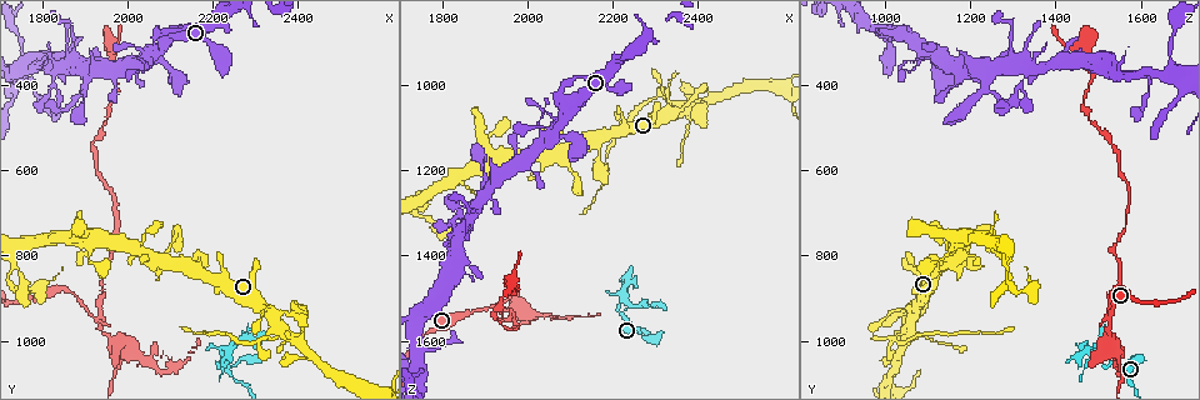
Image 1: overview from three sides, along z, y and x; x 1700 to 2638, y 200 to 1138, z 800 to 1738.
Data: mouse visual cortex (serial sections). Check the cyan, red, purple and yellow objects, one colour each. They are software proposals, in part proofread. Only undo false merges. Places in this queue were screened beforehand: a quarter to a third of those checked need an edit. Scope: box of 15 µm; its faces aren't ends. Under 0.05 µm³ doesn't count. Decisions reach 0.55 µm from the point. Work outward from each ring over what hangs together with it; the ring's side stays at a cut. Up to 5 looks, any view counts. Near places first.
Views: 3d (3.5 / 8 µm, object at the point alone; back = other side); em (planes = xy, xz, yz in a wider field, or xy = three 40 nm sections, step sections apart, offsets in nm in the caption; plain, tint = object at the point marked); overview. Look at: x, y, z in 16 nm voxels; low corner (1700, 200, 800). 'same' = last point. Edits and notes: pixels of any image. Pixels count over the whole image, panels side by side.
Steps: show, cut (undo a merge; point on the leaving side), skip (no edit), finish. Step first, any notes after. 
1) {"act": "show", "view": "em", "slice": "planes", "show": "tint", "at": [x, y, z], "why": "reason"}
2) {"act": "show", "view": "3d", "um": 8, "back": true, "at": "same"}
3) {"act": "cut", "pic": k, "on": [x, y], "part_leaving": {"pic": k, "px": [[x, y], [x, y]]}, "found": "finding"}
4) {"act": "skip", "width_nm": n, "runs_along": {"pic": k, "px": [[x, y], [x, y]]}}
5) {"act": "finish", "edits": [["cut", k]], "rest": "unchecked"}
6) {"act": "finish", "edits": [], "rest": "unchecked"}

{"act": "show", "view": "3d", "um": 3.5, "at": [2315, 995, 1025], "why": "a fork"}

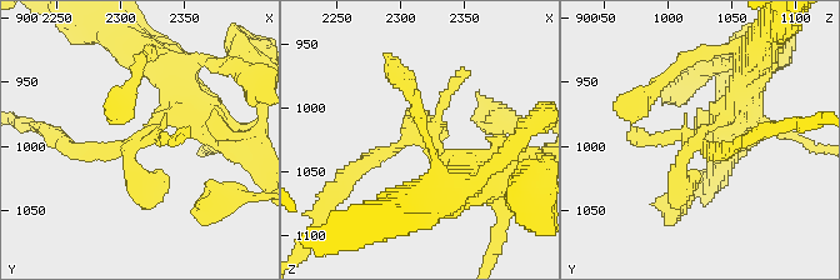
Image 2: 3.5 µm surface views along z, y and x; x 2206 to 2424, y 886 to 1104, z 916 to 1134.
{"act": "show", "view": "em", "slice": "planes", "show": "tint", "at": [2310, 996, 1022], "why": "need the tissue"}

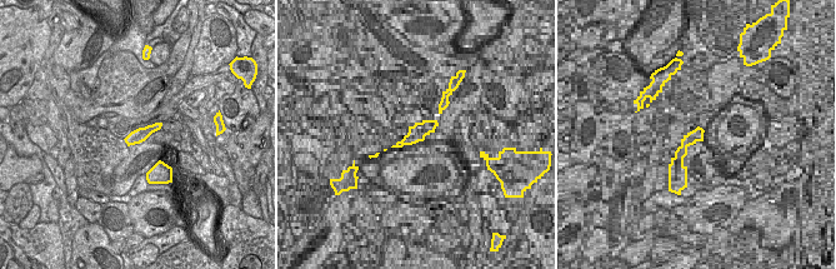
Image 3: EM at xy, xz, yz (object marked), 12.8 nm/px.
{"act": "cut", "pic": 2, "on": [144, 143], "part_leaving": {"pic": 2, "px": [[153, 126], [115, 153], [65, 141]]}, "found": "a second cell is stuck on"}

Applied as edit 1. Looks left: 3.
{"act": "show", "view": "3d", "um": 3.5, "at": [1930, 955, 1520], "why": "abrupt turn"}

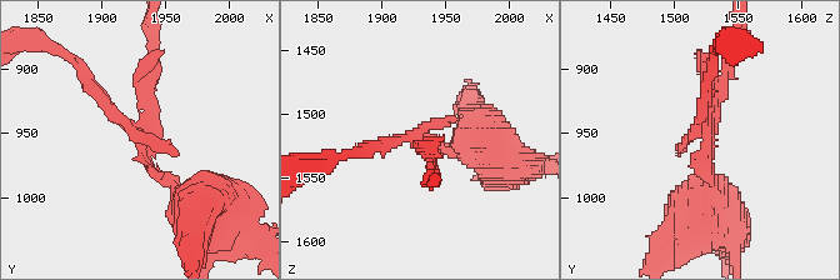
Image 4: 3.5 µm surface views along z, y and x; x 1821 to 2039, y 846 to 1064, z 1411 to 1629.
{"act": "show", "view": "em", "slice": "planes", "show": "tint", "at": [1930, 950, 1522]}

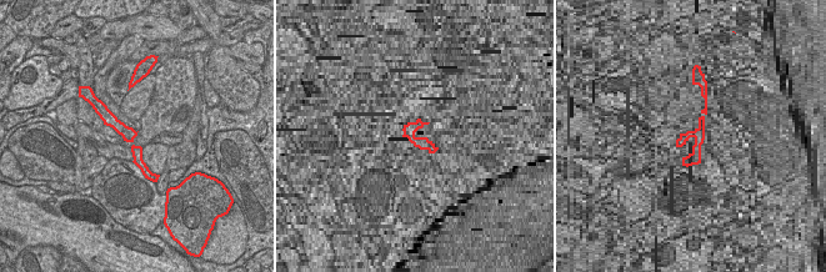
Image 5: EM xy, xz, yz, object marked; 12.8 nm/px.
{"act": "cut", "pic": 4, "on": [451, 146], "part_leaving": {"pic": 4, "px": [[423, 148], [476, 141], [508, 160]]}, "found": "two cells meet here"}

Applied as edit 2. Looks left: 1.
{"act": "finish", "edits": [["cut", 2], ["cut", 4]], "rest": "unchecked"}

